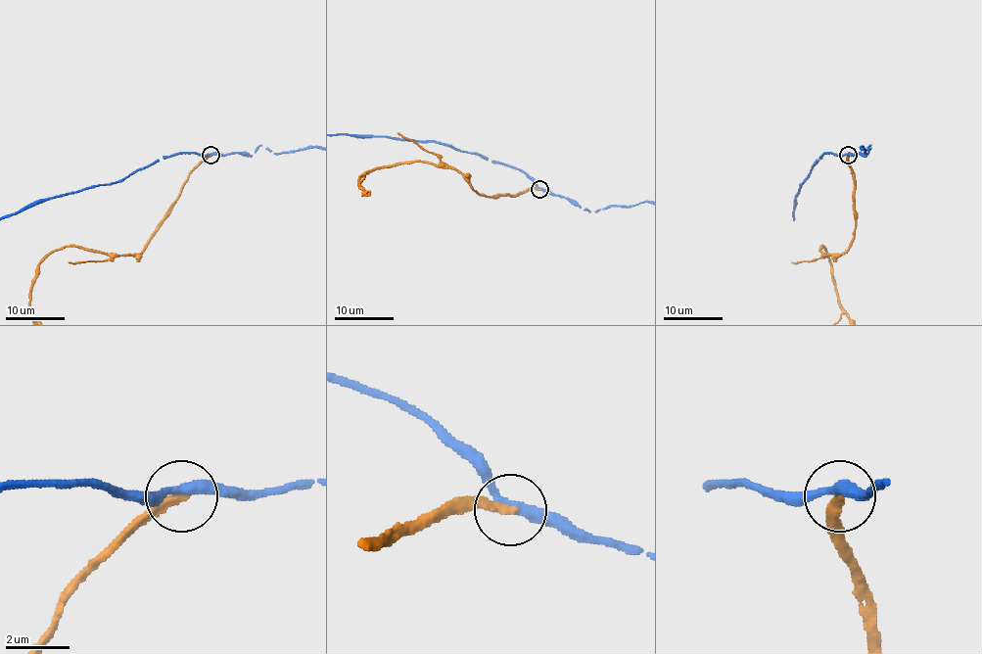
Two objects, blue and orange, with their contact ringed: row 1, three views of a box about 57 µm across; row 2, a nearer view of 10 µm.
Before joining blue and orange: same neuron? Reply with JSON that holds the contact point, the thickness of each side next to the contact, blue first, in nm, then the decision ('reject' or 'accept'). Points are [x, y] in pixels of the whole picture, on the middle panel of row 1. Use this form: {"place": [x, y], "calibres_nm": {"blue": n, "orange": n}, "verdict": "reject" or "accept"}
{"place": [539, 189], "calibres_nm": {"blue": 320, "orange": 240}, "verdict": "reject"}

